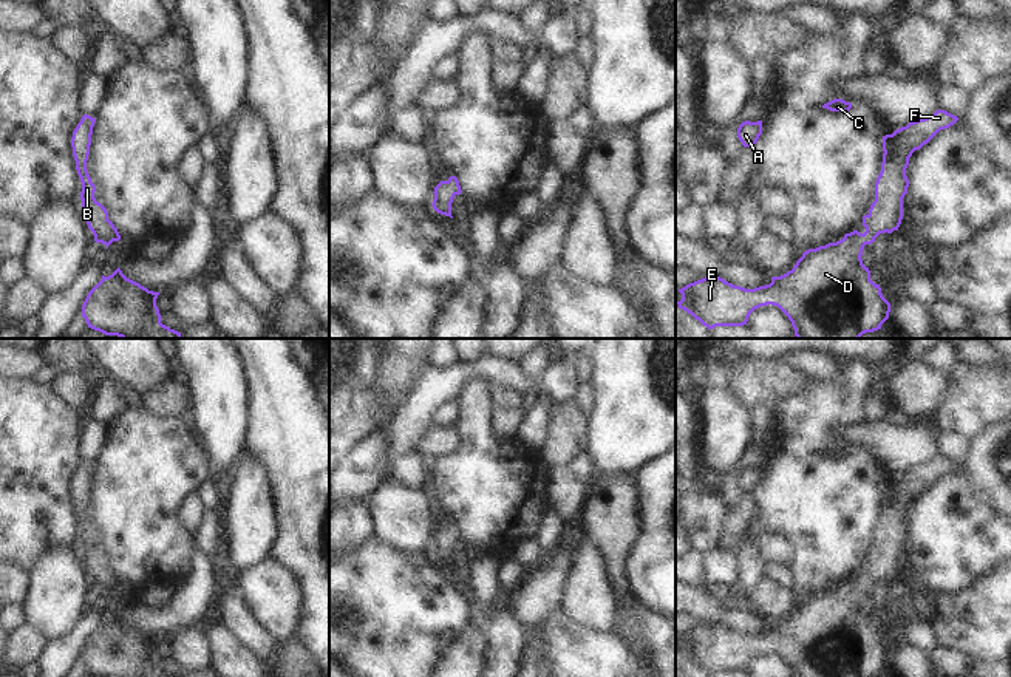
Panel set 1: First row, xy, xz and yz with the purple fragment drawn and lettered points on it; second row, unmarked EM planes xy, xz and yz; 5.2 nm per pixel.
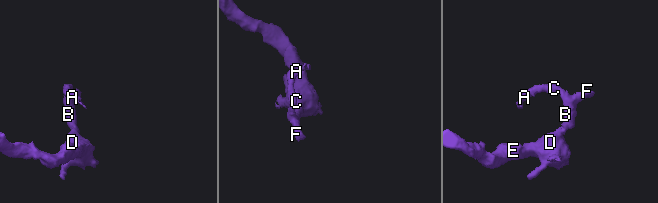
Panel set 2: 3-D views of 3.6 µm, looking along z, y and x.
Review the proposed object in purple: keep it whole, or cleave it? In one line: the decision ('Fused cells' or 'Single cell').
Single cell.

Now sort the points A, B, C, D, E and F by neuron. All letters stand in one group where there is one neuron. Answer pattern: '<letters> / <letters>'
A B C D E F

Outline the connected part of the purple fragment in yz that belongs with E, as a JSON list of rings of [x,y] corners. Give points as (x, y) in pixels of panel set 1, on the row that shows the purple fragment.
[[[937,110],[883,136],[881,172],[875,201],[863,216],[864,233],[853,230],[836,243],[805,250],[791,270],[754,289],[734,286],[717,275],[697,280],[679,289],[679,308],[708,329],[744,326],[754,309],[767,304],[778,306],[788,317],[798,338],[860,338],[881,329],[890,303],[870,280],[861,260],[863,249],[880,233],[898,230],[909,187],[909,158],[957,121],[957,116]]]

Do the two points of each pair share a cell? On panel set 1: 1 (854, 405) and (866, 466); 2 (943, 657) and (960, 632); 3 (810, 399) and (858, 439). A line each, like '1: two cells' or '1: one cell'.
1: one cell
2: two cells
3: two cells

